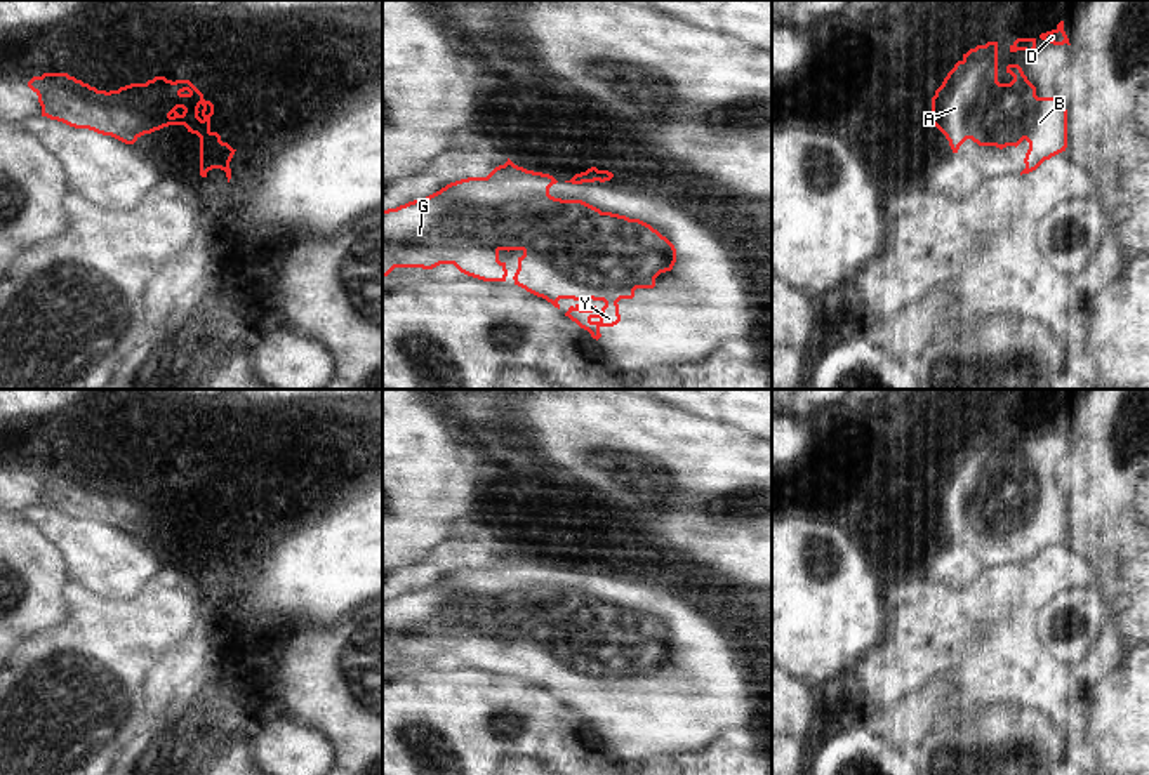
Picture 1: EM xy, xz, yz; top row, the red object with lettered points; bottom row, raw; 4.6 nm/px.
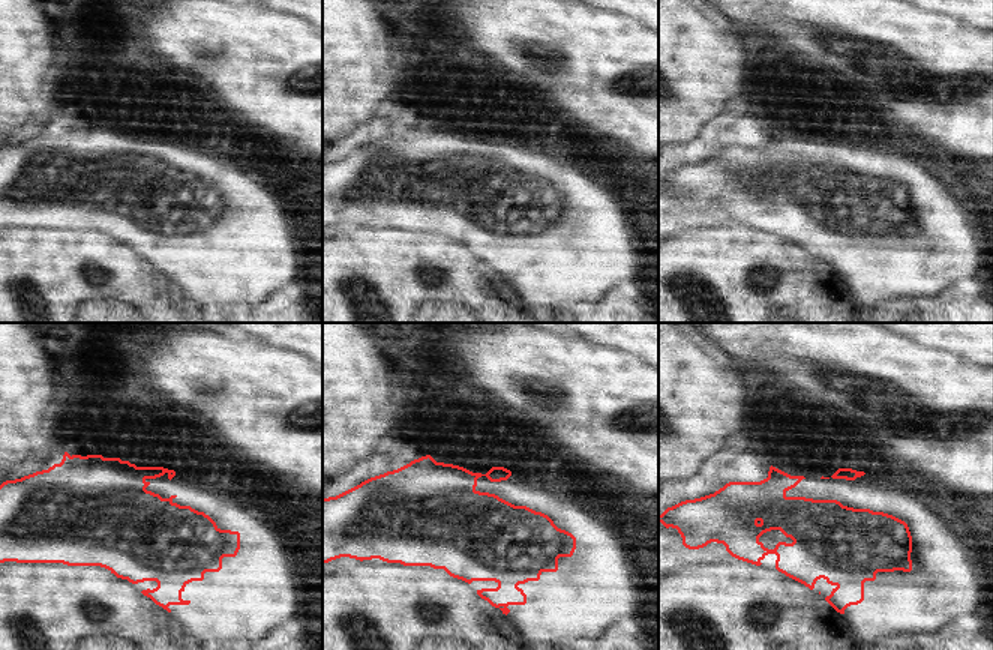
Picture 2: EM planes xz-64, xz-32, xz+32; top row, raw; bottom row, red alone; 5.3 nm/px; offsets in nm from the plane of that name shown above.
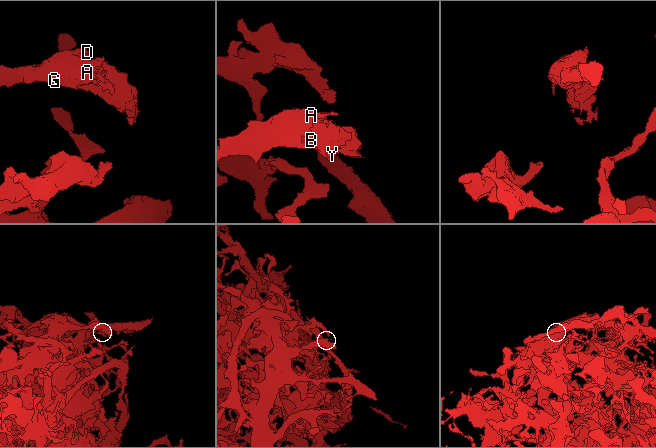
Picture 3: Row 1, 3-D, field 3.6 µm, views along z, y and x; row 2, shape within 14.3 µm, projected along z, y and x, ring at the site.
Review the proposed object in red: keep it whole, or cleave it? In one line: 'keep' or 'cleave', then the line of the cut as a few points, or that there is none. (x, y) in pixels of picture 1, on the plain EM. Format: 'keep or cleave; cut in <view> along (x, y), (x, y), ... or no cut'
keep; no cut

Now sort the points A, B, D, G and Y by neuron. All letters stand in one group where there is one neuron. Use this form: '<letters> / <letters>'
A B D G Y

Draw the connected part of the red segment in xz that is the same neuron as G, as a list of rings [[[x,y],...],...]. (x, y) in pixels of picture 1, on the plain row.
[[[508,547],[504,554],[495,556],[487,566],[461,568],[426,587],[382,599],[382,666],[388,666],[395,657],[433,659],[440,653],[454,653],[468,666],[483,671],[506,671],[508,659],[506,652],[499,650],[499,641],[521,639],[523,645],[518,646],[518,659],[513,666],[515,674],[546,688],[558,699],[560,688],[605,692],[601,699],[596,695],[581,699],[575,693],[565,702],[598,730],[601,716],[614,716],[621,711],[617,693],[621,688],[633,688],[636,678],[654,678],[655,667],[673,659],[676,638],[666,626],[640,608],[601,601],[582,589],[551,586],[549,577],[556,572],[549,563],[527,560]]]

